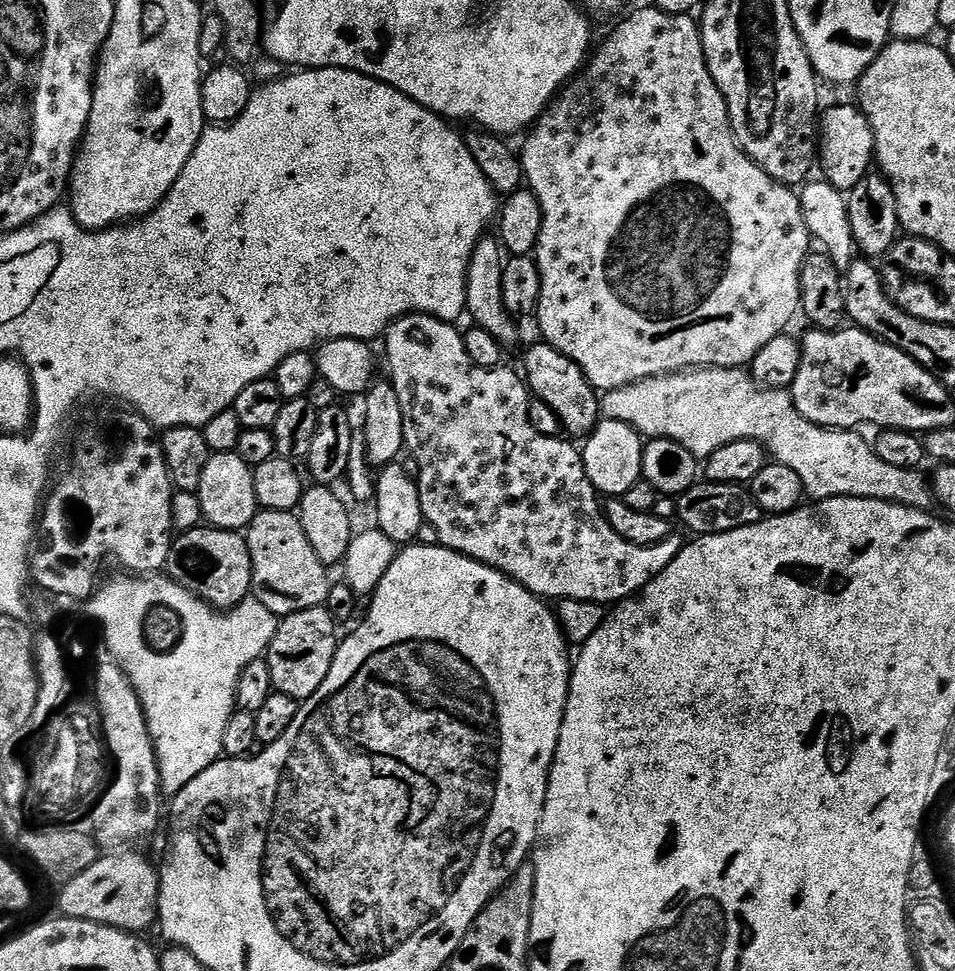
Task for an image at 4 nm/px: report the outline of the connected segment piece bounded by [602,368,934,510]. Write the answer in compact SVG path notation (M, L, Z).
M702 368L699 370L689 370L687 372L674 372L671 376L651 376L645 380L627 384L624 388L615 388L612 392L603 393L602 416L605 420L626 422L626 426L630 426L633 430L639 432L641 437L651 438L653 440L670 439L676 443L680 443L690 454L697 458L706 458L710 454L714 454L714 450L722 450L722 446L730 446L730 442L738 442L739 440L753 440L754 442L763 444L765 452L768 453L769 457L774 458L775 463L781 464L782 466L790 466L790 470L794 470L794 474L798 474L798 478L802 478L804 495L813 501L825 500L826 498L838 498L839 496L853 496L854 498L885 500L891 504L904 504L908 508L919 508L921 510L931 509L934 504L932 485L927 479L924 481L923 471L914 468L889 466L886 462L882 462L882 458L876 456L875 447L873 447L869 441L867 444L867 442L859 436L861 434L859 431L841 430L839 428L820 428L814 422L802 418L802 414L798 414L798 410L794 406L791 391L760 388L752 381L751 375L749 375L744 368Z

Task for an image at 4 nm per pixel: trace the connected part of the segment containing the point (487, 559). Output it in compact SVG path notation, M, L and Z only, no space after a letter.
M414 312L411 316L395 320L382 337L384 352L388 355L388 372L392 375L390 383L392 389L398 394L398 402L402 402L404 446L407 455L412 455L412 460L416 463L417 470L420 471L416 485L422 498L422 514L425 521L437 530L440 547L449 548L458 554L490 566L514 582L526 586L526 590L530 590L533 596L541 597L548 602L581 600L601 606L615 606L621 600L633 596L635 592L641 592L655 576L662 574L662 570L666 570L666 566L670 566L670 562L674 562L674 558L682 547L679 535L670 535L661 544L650 546L628 544L622 538L618 538L618 534L610 530L610 522L606 522L596 489L593 488L590 478L586 478L581 449L577 445L575 448L571 444L573 443L571 439L538 434L538 431L534 430L528 421L530 393L521 373L511 372L508 368L483 368L482 365L475 364L456 327L455 323L439 320L433 316L425 316L423 312Z

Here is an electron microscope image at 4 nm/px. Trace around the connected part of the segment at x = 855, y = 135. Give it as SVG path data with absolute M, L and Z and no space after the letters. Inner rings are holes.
M855 103L826 108L818 116L818 164L824 167L823 179L840 193L847 194L873 167L876 154L874 130L870 130L870 122Z

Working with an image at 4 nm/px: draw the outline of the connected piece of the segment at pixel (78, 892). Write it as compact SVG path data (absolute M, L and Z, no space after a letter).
M136 850L101 855L90 870L82 870L78 878L69 880L59 892L60 908L64 911L61 913L70 920L92 920L133 934L144 934L158 920L160 873L157 865L139 856Z

